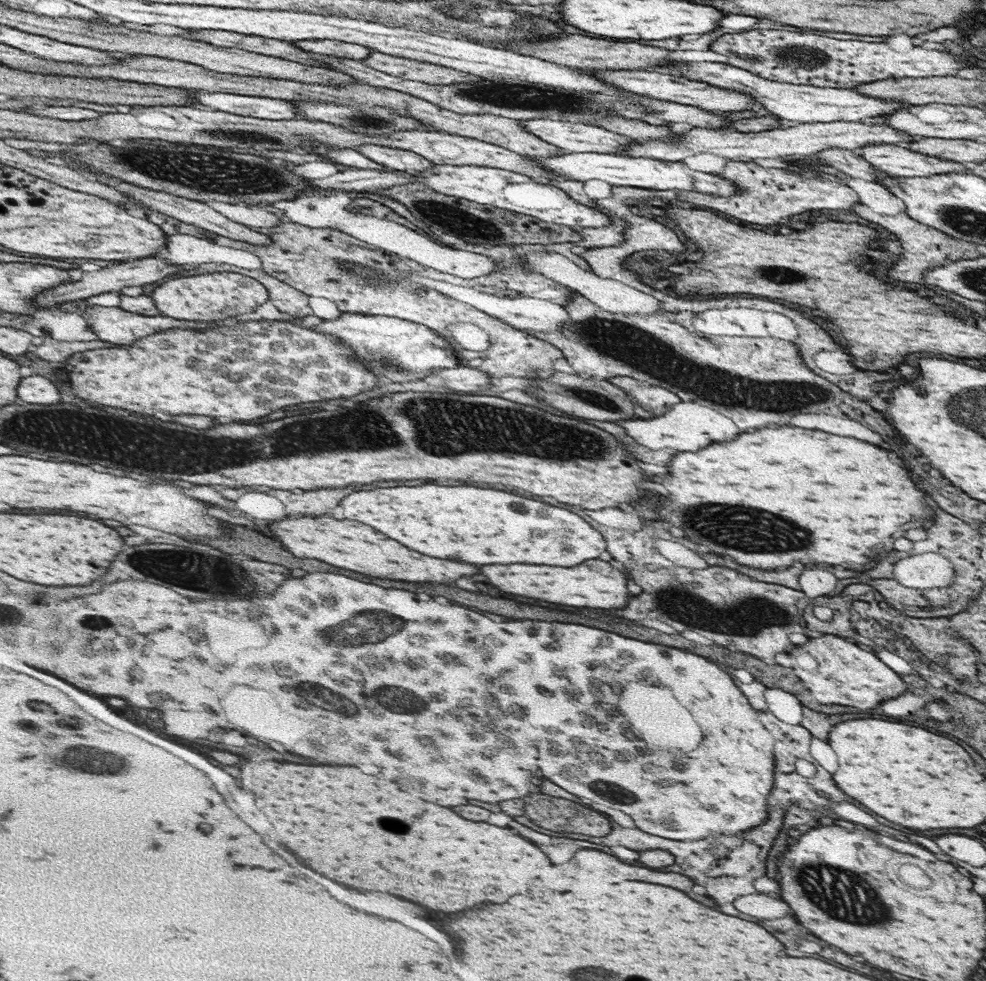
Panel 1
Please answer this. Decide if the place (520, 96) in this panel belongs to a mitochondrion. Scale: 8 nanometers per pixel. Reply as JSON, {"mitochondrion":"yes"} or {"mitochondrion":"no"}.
{"mitochondrion":"yes"}

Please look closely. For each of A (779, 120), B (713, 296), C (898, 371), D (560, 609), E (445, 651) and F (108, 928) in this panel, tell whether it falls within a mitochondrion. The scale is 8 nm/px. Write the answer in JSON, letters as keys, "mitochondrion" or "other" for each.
{"A":"other","B":"other","C":"other","D":"other","E":"other","F":"mitochondrion"}

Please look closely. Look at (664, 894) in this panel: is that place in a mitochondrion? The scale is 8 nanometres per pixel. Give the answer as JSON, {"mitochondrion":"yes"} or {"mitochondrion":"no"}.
{"mitochondrion":"no"}

